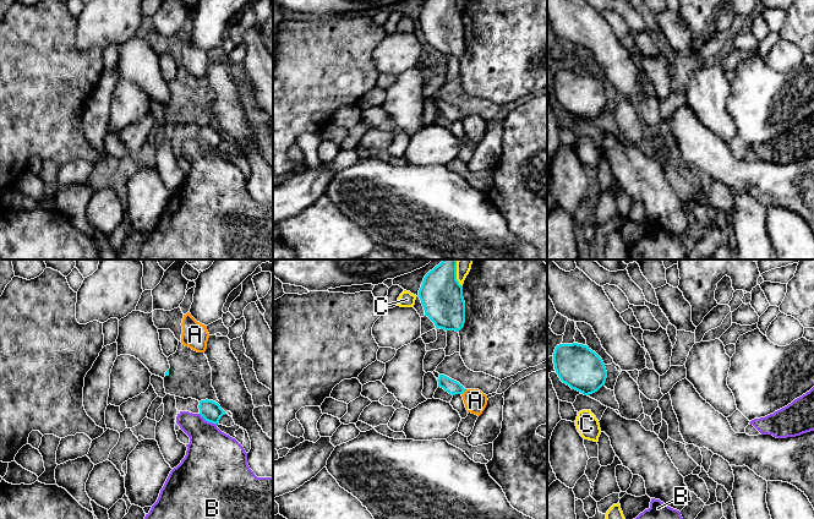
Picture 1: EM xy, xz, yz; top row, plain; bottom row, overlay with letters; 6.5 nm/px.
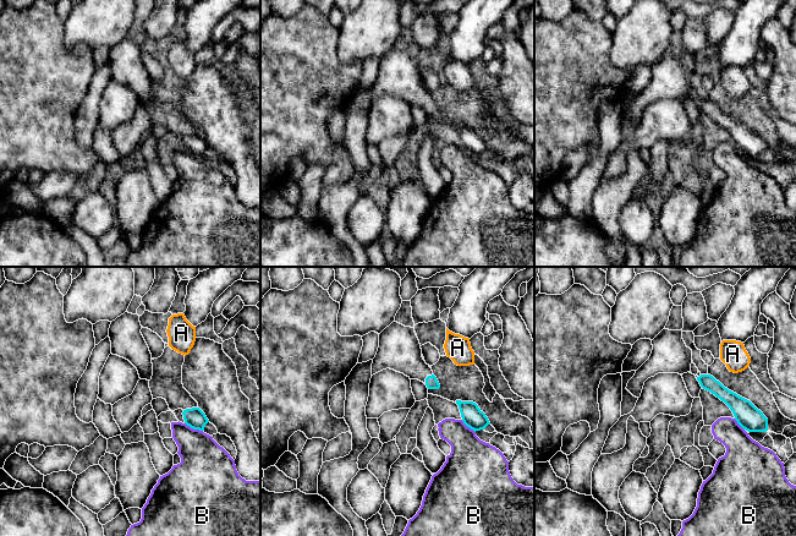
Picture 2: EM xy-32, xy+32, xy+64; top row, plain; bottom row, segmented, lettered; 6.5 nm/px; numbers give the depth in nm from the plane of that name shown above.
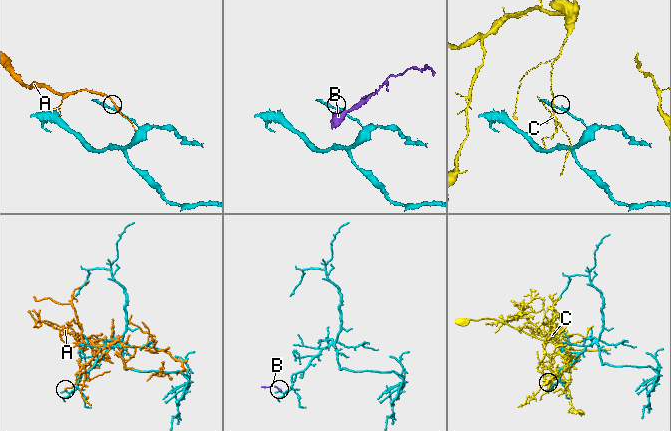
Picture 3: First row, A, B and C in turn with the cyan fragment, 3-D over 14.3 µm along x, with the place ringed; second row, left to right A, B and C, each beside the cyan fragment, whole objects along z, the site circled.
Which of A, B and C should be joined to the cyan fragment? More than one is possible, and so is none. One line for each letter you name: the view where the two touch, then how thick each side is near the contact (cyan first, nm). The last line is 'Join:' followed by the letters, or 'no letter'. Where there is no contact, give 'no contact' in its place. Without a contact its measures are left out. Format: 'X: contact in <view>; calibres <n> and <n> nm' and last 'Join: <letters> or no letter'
Join: no letter

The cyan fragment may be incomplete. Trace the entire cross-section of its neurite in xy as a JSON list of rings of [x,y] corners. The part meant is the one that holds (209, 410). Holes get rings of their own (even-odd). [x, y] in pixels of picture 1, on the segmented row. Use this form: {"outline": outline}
{"outline": [[[201,400],[200,405],[200,415],[208,422],[219,424],[219,420],[223,415],[225,415],[225,411],[220,408],[220,405],[213,400]]]}

